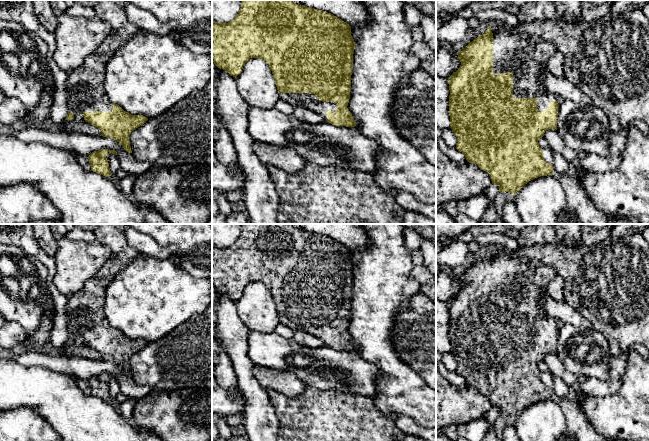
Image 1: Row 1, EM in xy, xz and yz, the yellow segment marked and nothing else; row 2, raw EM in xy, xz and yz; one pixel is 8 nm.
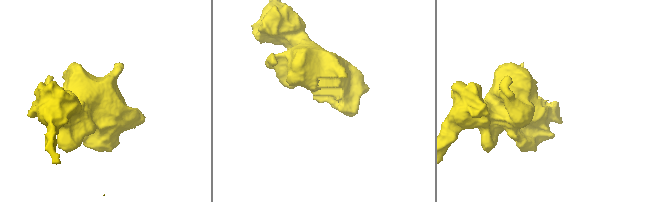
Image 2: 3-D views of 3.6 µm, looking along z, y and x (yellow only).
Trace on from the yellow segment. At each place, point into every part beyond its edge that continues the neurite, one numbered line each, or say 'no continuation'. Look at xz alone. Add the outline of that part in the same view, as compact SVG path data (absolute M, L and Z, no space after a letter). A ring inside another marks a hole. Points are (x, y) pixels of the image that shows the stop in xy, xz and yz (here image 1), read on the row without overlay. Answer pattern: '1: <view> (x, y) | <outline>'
1: xz (310, 325) | M280 317L279 323L288 326L294 332L305 331L311 335L314 335L323 340L326 346L328 344L326 341L326 336L328 334L335 336L336 334L335 326L320 325L312 317Z

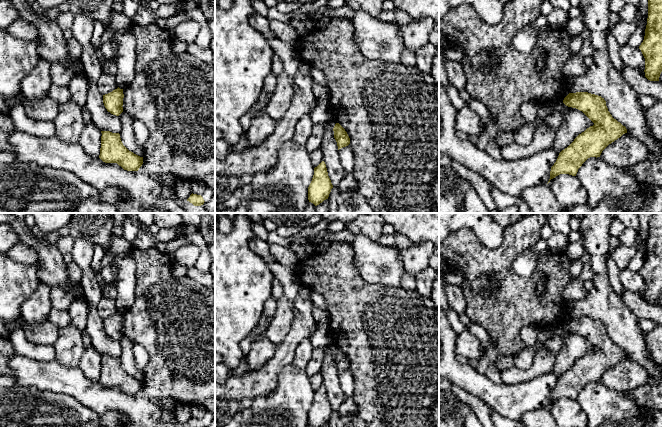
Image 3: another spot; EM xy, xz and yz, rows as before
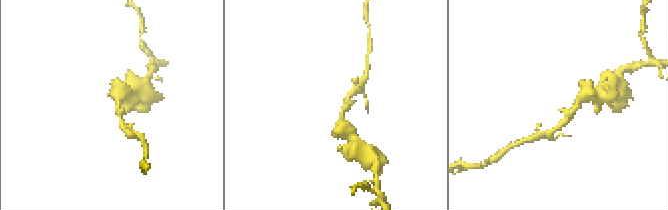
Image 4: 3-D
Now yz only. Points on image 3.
no continuation

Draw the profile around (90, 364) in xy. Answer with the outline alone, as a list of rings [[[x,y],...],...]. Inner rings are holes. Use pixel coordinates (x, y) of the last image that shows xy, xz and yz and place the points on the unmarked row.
[[[90,346],[85,348],[78,368],[87,379],[97,382],[100,379],[101,360],[102,357],[99,352],[93,346]]]

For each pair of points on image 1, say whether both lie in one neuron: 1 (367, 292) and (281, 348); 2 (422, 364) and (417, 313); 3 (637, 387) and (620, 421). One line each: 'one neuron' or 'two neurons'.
1: two neurons
2: one neuron
3: one neuron

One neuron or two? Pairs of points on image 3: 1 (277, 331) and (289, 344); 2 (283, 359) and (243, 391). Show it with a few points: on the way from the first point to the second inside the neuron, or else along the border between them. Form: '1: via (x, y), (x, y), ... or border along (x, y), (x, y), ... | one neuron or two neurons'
1: border along (294, 316), (290, 331), (277, 346) | two neurons
2: via (273, 368), (258, 383), (253, 384) | one neuron

